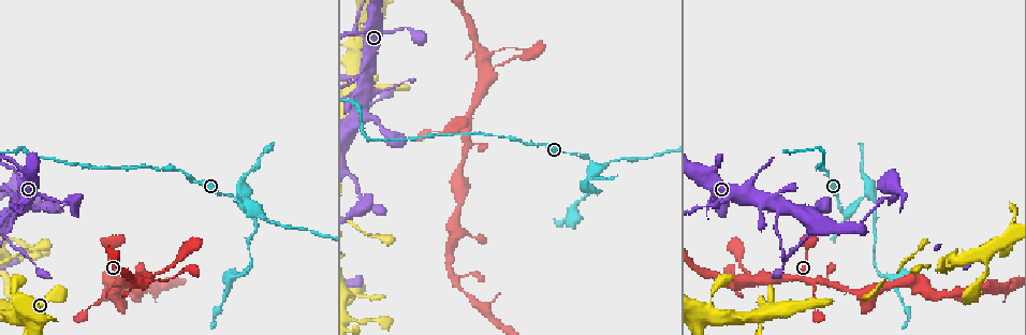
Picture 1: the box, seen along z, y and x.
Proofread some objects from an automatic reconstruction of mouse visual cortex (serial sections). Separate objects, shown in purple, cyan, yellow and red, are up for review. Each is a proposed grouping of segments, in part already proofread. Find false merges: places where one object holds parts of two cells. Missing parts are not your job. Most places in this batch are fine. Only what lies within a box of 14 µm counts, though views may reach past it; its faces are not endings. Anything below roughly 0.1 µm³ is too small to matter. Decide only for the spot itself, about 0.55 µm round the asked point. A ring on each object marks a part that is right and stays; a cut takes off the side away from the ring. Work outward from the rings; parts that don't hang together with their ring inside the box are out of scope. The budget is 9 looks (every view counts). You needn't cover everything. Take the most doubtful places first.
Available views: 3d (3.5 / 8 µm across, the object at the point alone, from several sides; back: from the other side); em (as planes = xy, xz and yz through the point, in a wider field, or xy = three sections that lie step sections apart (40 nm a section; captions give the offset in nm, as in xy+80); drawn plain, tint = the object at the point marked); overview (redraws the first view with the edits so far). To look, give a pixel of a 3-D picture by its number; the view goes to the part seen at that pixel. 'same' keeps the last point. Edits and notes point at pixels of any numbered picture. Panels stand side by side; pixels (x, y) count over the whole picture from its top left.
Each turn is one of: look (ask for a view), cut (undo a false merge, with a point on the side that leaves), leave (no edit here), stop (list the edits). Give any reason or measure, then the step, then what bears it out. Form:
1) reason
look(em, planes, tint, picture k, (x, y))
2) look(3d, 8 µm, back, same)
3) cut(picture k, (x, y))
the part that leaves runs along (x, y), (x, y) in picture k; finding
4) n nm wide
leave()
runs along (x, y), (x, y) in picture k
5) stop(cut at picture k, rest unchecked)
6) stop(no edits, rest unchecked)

sharp bend
look(3d, 3.5 µm, picture 1, (863, 196))

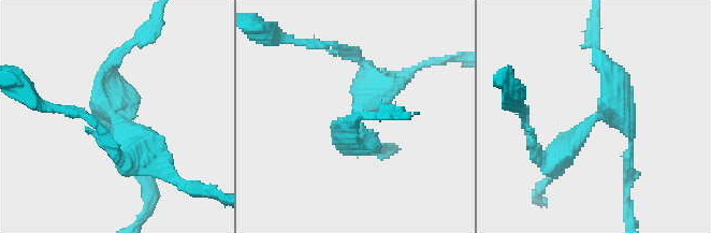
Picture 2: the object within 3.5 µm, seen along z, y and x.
now the EM
look(em, planes, tint, picture 2, (111, 112))

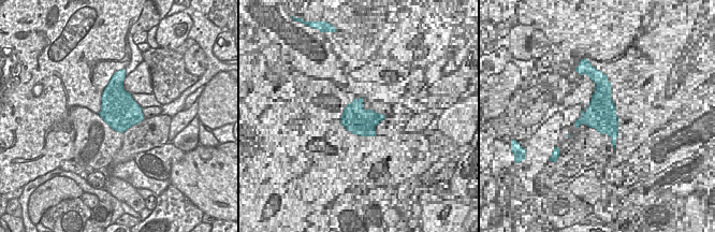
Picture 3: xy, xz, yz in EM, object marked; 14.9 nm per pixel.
look(em, xy, step 2, tint, same)

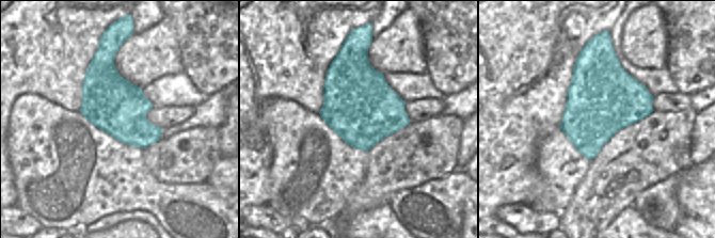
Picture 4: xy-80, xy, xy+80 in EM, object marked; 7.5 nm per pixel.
cut(picture 2, (628, 101))
the part that leaves runs along (596, 117), (619, 110), (632, 130), (629, 176) in picture 2; two cells meet here

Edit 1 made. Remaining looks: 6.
thin neck
look(3d, 3.5 µm, picture 1, (817, 169))

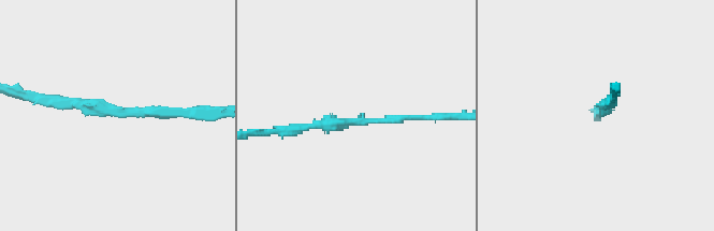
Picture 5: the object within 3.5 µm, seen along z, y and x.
arms of 100, 200 nm; need the tissue
look(em, xy, step 5, tint, picture 5, (367, 119))

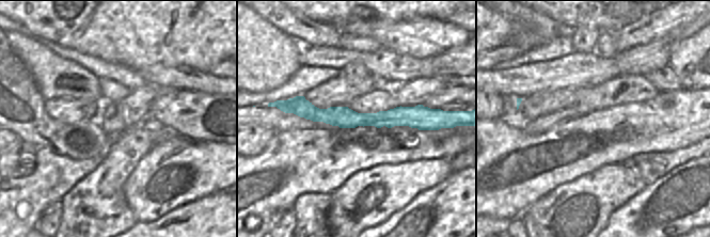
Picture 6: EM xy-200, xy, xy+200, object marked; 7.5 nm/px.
leave()
runs along (202, 113), (119, 113), (60, 102) in picture 5; continuous, no second cell

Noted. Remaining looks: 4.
four or more arms meet
look(3d, 8 µm, picture 1, (758, 318))

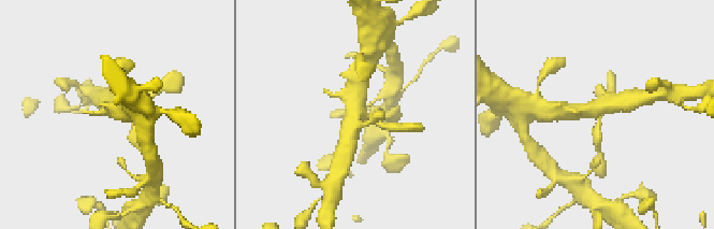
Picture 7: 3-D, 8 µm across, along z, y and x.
look(em, planes, tint, picture 7, (600, 111))

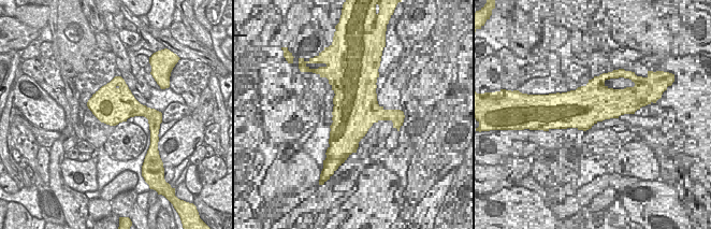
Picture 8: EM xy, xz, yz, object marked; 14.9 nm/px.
leave()
one cell here

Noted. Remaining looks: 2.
four arms meet
look(3d, 3.5 µm, picture 1, (761, 210))

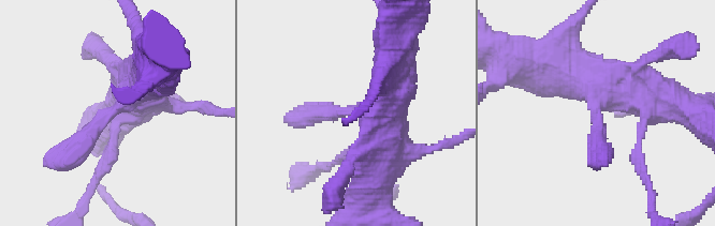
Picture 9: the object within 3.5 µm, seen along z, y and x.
look(em, xy, step 3, tint, picture 9, (597, 108))

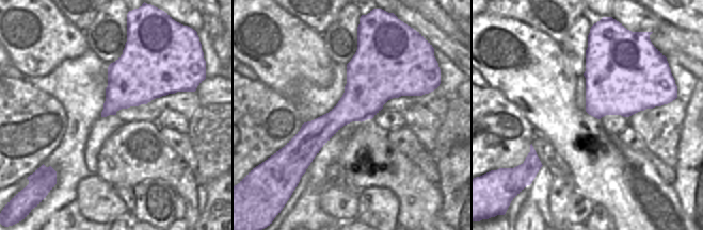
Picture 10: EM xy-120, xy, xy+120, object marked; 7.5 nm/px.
leave()
all the same cell

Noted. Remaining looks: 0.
stop(cut at picture 2, rest unchecked)

